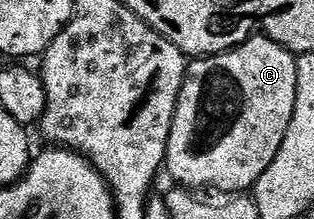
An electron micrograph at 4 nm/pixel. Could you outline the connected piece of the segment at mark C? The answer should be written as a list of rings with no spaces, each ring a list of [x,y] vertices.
[[[257,34],[253,36],[251,40],[241,44],[238,48],[232,48],[229,52],[220,52],[217,56],[205,56],[203,58],[193,59],[191,63],[187,65],[186,76],[187,79],[185,79],[182,90],[180,91],[178,106],[176,107],[174,122],[170,130],[170,138],[168,139],[166,172],[169,172],[169,174],[176,179],[173,181],[175,181],[177,185],[189,190],[200,190],[196,188],[204,188],[207,184],[212,188],[217,188],[220,192],[228,192],[224,194],[244,194],[249,190],[255,189],[258,178],[262,178],[266,166],[270,166],[270,162],[274,162],[274,158],[286,138],[286,130],[292,121],[296,91],[298,90],[296,56],[289,52],[287,48],[283,48],[281,44],[276,44],[272,40],[269,40],[267,36]]]

